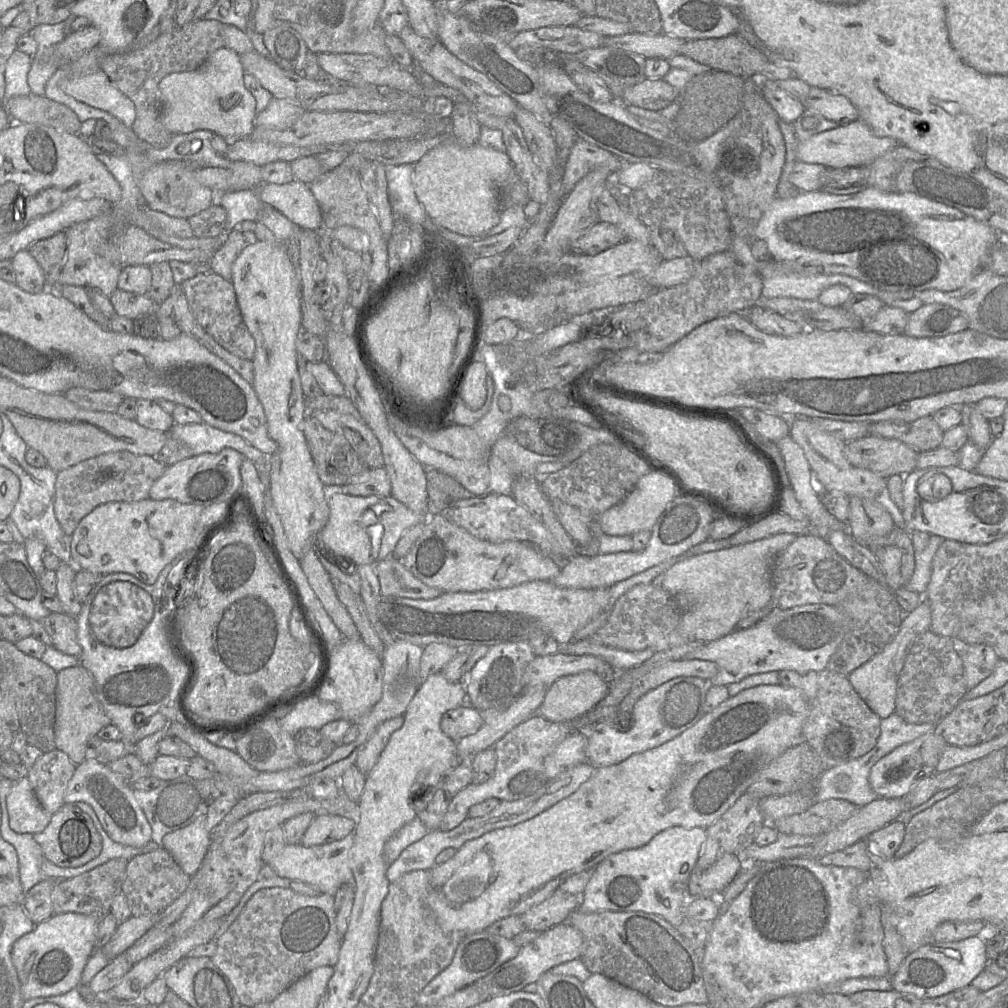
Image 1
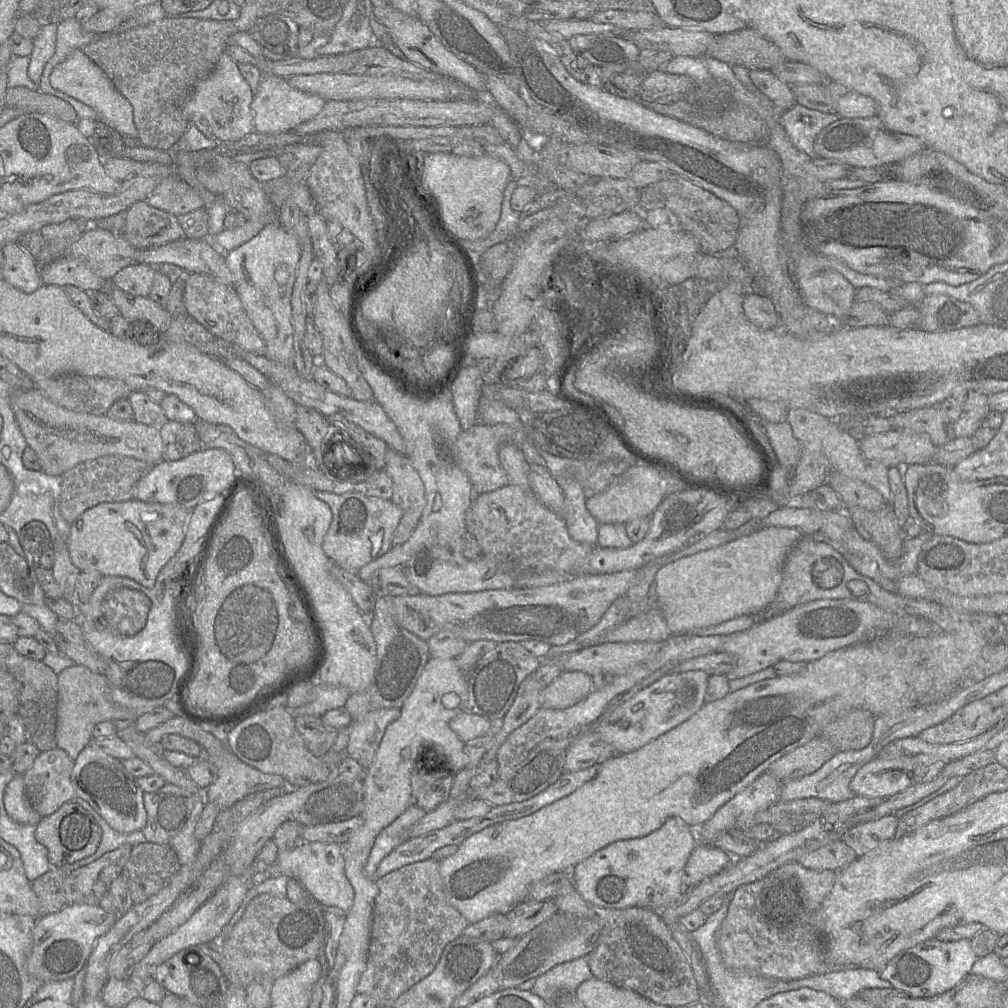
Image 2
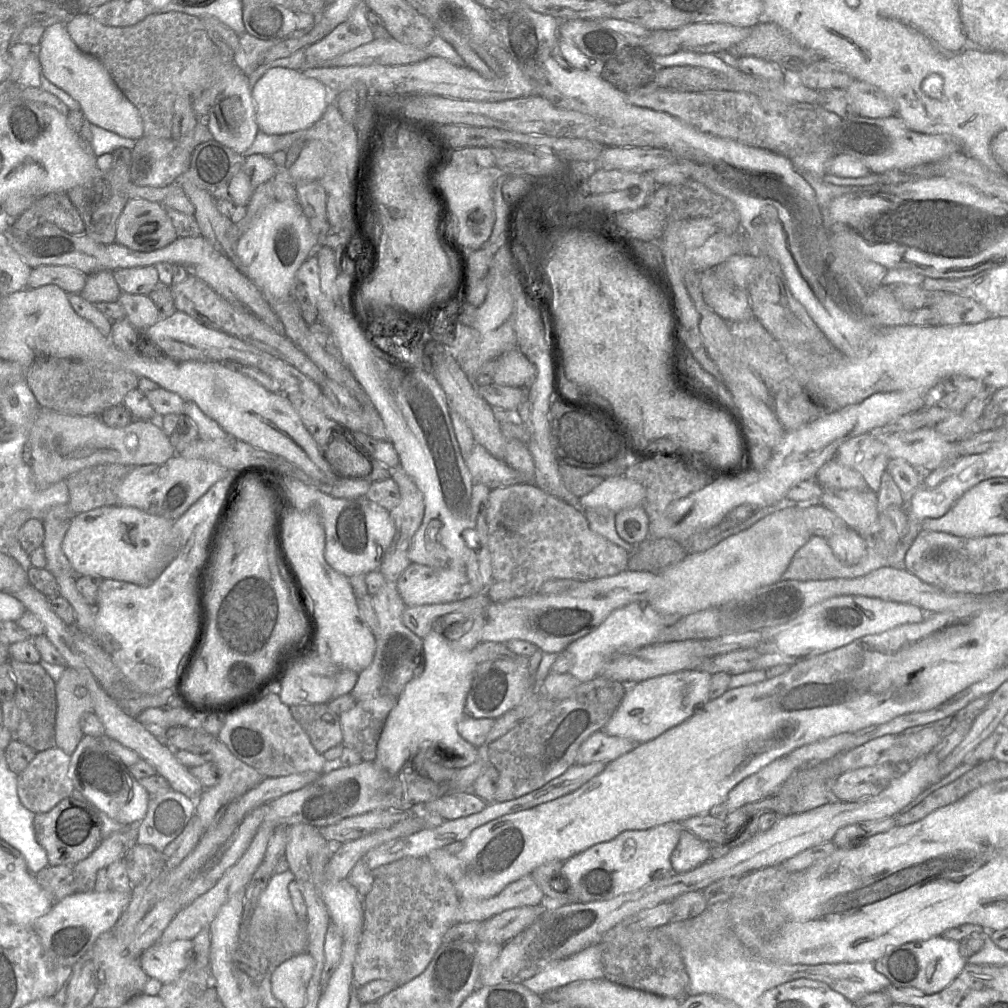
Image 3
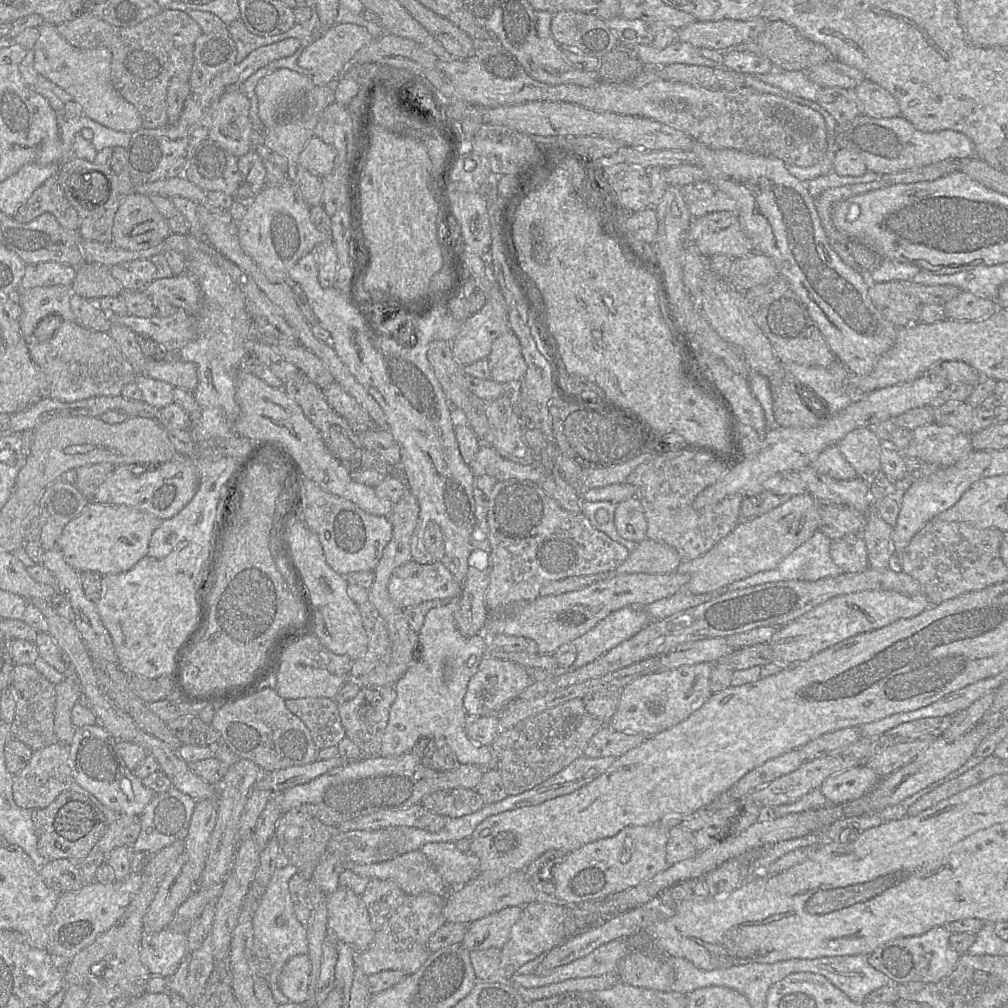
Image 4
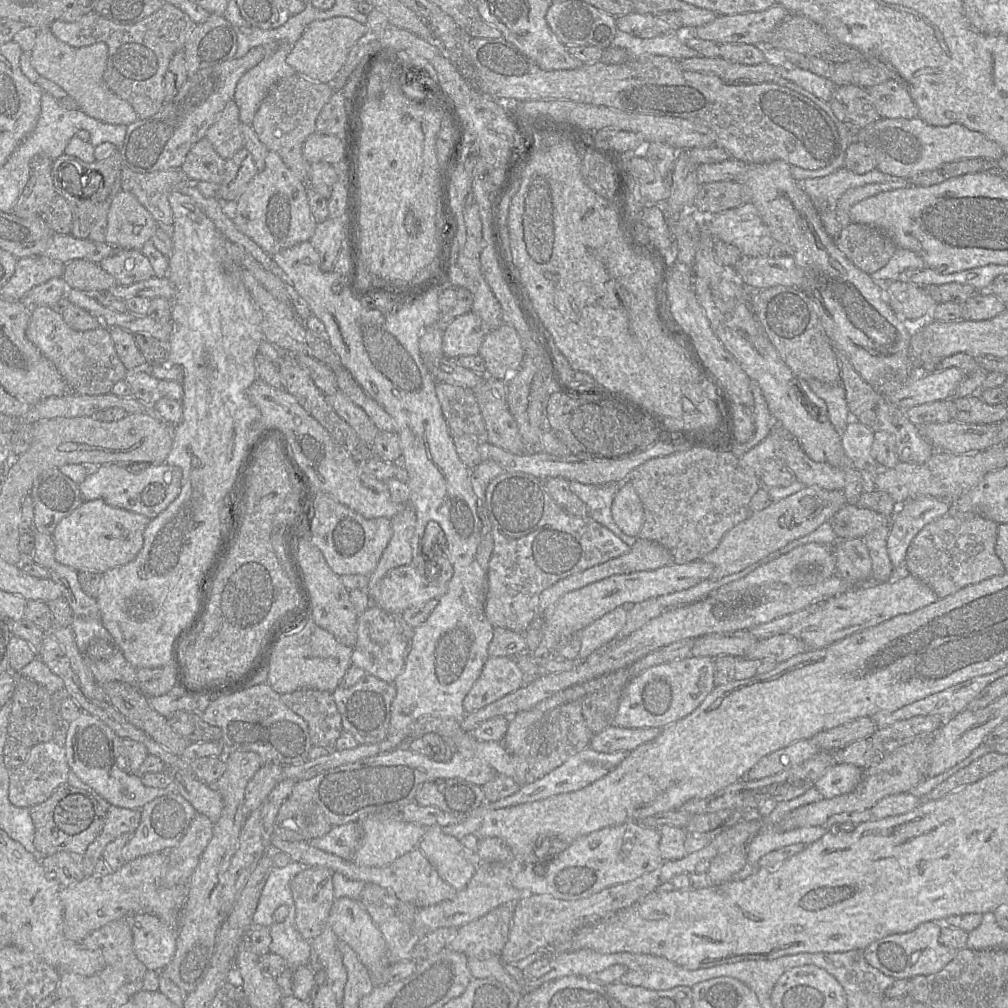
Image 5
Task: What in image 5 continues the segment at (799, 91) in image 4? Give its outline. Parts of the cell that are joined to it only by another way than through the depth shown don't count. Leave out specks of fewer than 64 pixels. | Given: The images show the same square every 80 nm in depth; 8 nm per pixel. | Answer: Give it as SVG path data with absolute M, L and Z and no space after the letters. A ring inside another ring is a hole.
M785 65L782 76L827 103L830 102L837 88L831 80L795 66Z

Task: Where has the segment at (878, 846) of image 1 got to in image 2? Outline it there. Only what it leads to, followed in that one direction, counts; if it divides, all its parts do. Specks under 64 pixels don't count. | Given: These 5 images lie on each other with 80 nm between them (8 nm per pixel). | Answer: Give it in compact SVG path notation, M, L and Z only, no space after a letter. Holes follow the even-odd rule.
M895 814L879 820L858 824L845 832L842 841L856 854L863 856L875 849L880 843L895 838L899 818Z

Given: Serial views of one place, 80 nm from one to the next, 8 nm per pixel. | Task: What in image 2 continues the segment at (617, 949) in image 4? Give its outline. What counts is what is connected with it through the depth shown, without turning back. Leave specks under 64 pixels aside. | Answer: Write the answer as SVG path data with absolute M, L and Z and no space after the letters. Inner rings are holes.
M582 956L575 960L558 964L537 977L532 992L547 1003L557 992L561 990L575 991L582 982L592 977L587 957Z

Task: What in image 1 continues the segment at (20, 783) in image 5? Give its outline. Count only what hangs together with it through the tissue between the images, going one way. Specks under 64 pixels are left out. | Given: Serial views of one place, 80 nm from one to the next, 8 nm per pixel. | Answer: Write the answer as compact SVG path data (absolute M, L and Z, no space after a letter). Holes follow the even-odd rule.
M58 749L42 754L28 768L27 779L42 808L56 813L64 804L64 794L76 765L69 756Z

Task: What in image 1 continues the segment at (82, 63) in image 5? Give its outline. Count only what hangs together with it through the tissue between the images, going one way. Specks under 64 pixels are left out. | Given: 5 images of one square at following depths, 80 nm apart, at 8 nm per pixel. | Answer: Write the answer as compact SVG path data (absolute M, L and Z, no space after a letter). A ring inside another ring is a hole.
M101 69L90 74L65 77L59 81L59 88L77 101L104 110L126 127L132 127L136 117L133 101Z

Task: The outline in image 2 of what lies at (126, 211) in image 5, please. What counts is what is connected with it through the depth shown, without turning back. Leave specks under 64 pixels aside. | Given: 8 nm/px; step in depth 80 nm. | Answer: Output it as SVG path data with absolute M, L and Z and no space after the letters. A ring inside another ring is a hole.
M147 200L138 201L127 209L121 234L139 250L156 249L185 237L176 216L154 208Z

